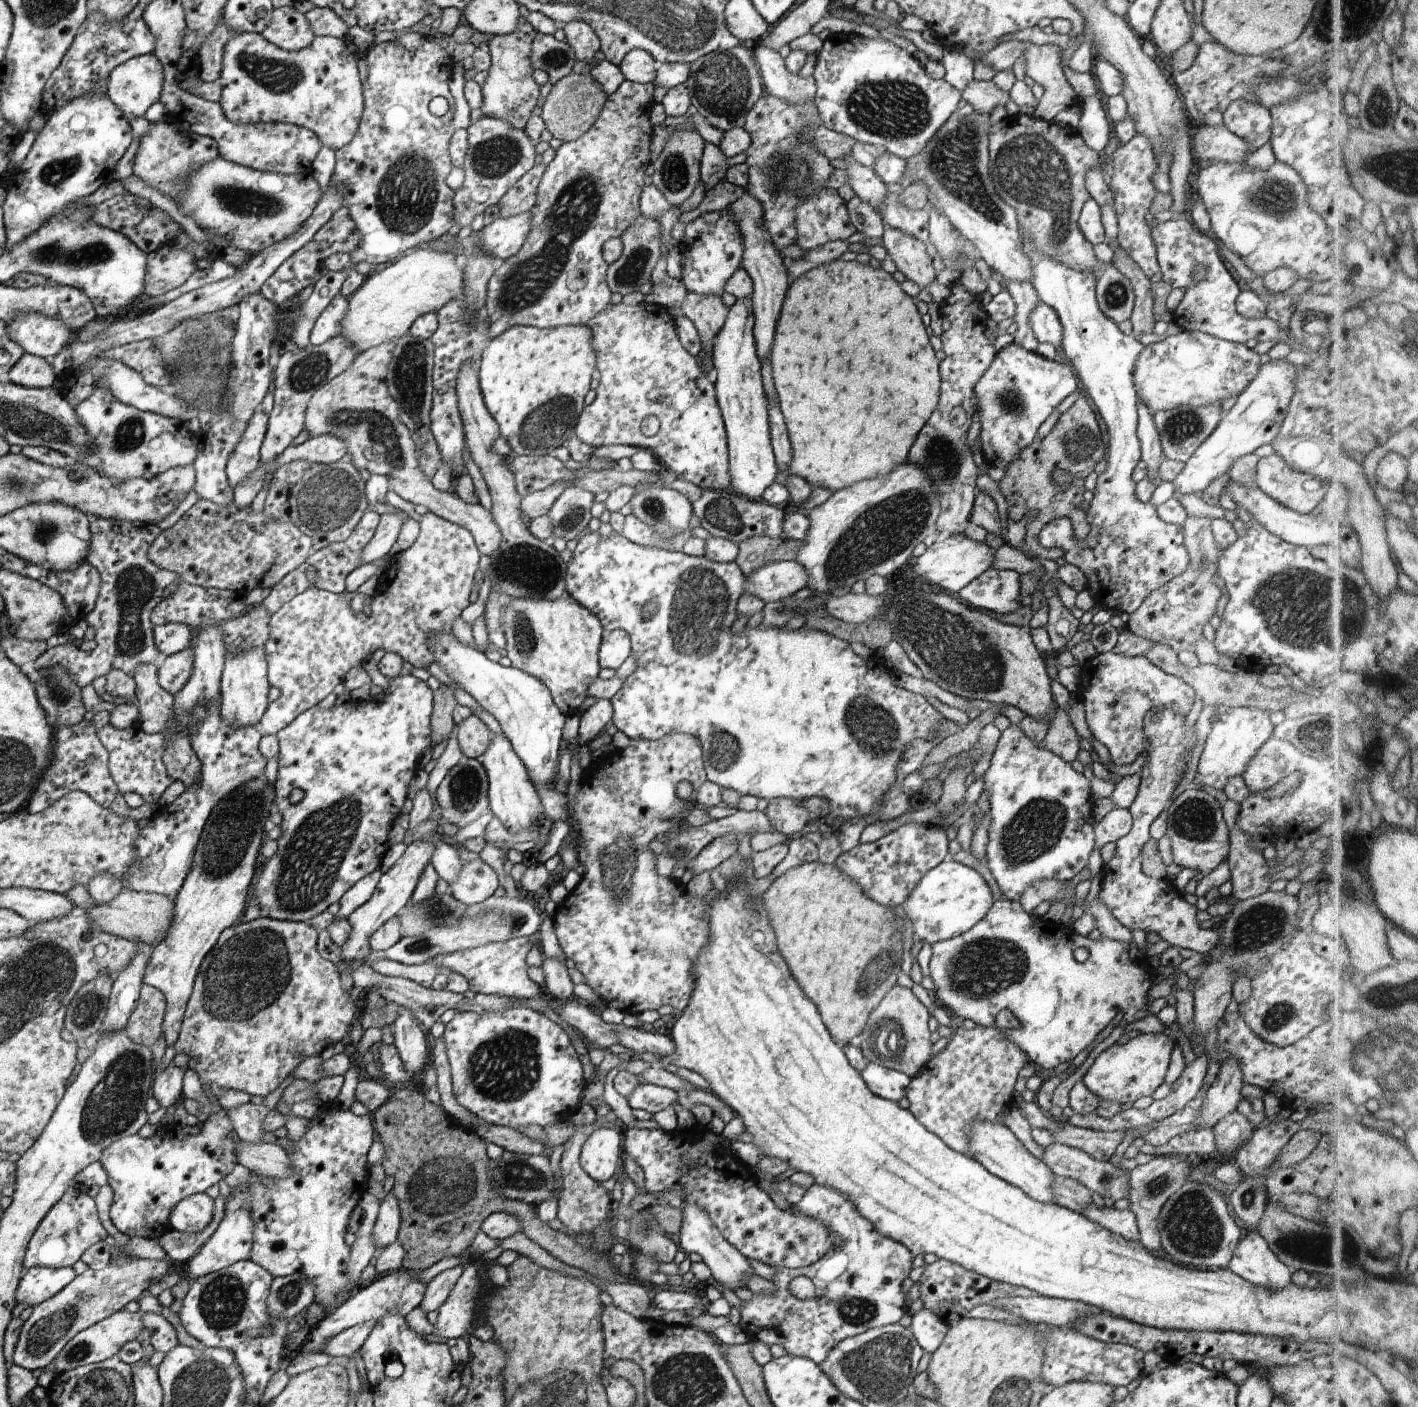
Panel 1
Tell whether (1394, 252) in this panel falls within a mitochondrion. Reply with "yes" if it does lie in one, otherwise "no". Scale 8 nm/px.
no

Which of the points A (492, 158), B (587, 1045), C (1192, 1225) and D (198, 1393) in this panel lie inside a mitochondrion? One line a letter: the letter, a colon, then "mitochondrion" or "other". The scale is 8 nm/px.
A: mitochondrion
B: other
C: mitochondrion
D: mitochondrion

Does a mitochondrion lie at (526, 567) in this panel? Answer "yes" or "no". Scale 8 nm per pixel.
yes

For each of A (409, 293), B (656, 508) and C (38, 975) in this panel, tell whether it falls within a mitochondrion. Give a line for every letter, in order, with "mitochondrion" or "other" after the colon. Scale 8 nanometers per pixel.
A: other
B: mitochondrion
C: mitochondrion

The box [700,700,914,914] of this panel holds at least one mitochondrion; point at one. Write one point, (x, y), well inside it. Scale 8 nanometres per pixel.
(725, 750)

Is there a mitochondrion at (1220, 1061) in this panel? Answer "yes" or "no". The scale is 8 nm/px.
no

